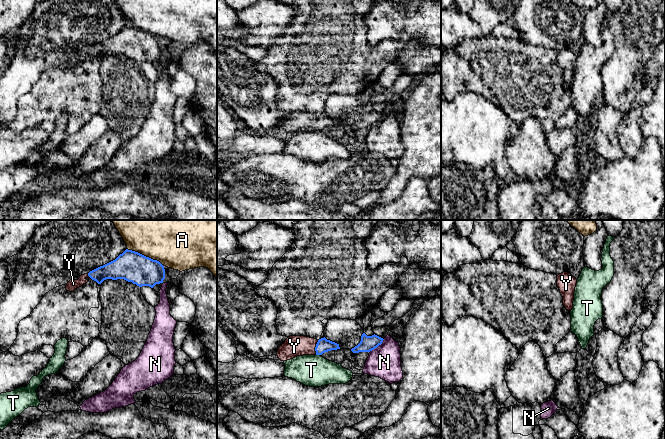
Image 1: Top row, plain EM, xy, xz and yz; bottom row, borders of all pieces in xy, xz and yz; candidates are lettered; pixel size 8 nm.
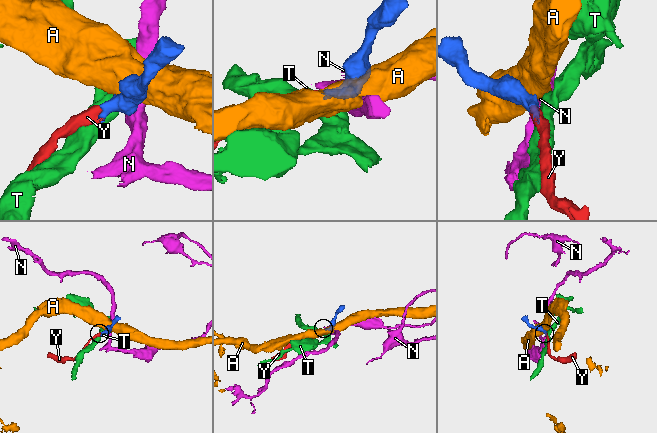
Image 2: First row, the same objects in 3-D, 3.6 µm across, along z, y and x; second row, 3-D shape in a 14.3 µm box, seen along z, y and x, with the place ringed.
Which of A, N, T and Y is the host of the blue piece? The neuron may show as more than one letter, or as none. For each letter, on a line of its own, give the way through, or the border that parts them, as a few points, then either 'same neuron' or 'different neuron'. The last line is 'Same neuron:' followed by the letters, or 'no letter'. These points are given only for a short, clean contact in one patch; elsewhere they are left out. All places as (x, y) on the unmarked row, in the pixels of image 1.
A: different neuron
N: along xz (384, 115), (369, 127) | different neuron
T: along xz (316, 130), (320, 131) | different neuron
Y: across xz (323, 121), (315, 123), (294, 122) | same neuron
Same neuron: Y

